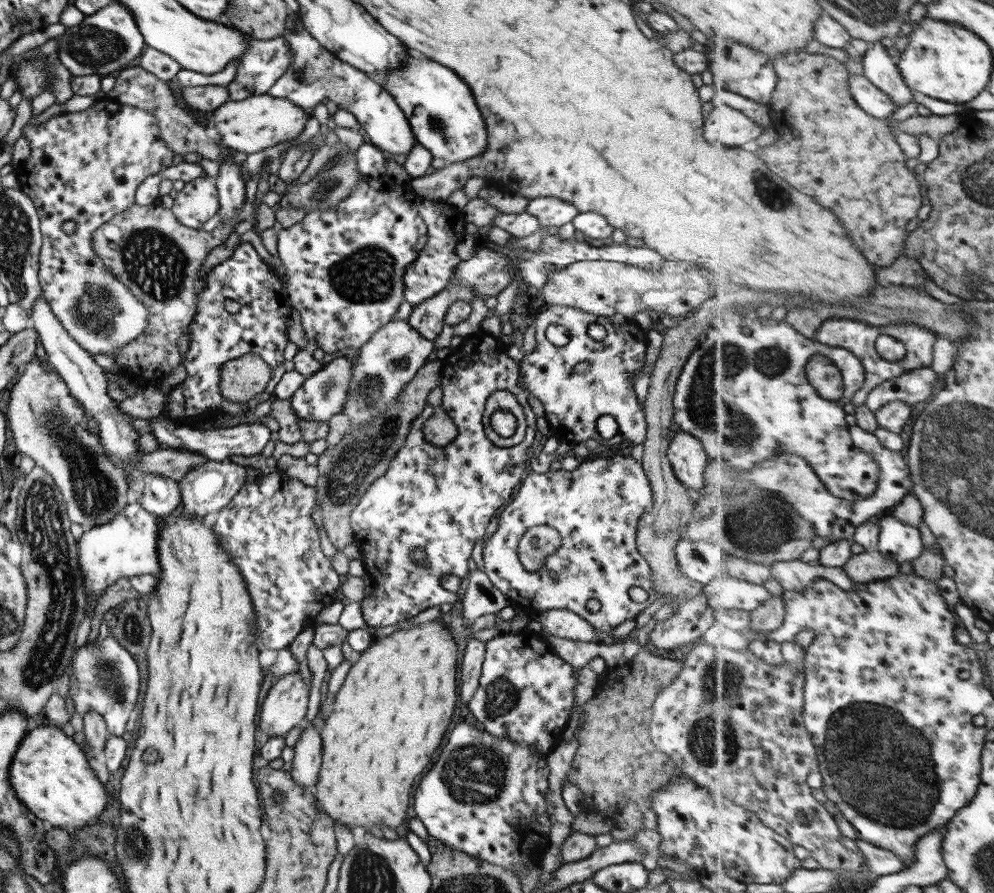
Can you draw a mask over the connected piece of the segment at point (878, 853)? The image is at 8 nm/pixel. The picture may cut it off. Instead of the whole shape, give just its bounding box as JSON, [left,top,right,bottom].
[855,838,909,877]

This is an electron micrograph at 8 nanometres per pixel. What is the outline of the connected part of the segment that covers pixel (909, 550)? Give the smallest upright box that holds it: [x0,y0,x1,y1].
[877,516,924,564]

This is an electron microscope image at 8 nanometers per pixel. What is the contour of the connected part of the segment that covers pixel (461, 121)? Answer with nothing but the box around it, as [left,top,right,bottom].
[380,54,487,165]

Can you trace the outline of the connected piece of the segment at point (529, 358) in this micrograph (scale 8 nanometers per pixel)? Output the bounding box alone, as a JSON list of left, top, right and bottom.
[518,306,646,444]

